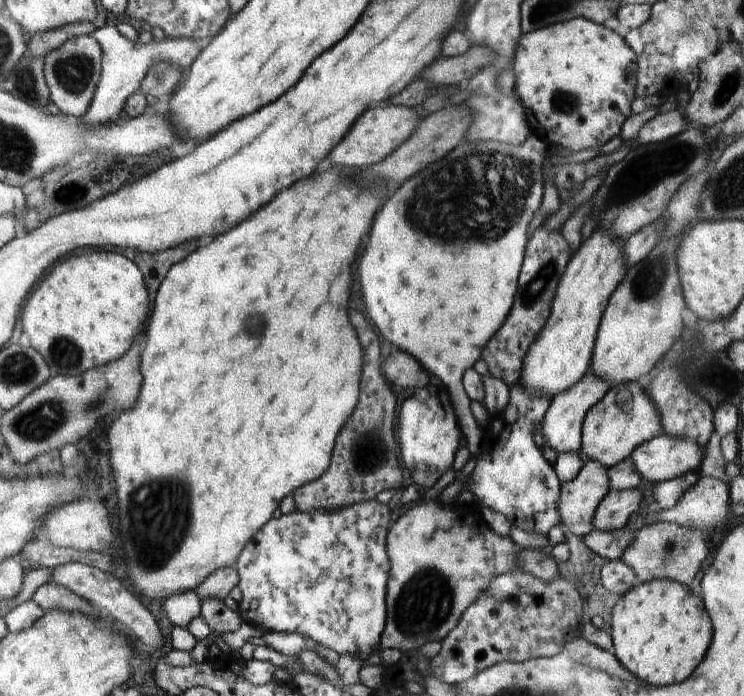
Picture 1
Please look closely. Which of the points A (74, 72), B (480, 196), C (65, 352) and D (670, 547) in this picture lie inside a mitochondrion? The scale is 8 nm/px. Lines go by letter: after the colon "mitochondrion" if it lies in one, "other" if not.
A: mitochondrion
B: mitochondrion
C: mitochondrion
D: other

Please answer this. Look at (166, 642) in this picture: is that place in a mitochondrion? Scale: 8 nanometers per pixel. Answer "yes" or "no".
no

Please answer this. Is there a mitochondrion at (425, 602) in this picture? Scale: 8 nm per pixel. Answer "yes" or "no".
yes

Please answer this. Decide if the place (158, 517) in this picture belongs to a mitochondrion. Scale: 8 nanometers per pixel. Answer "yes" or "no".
yes

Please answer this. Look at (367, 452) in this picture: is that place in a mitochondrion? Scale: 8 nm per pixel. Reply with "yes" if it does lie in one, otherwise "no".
yes

